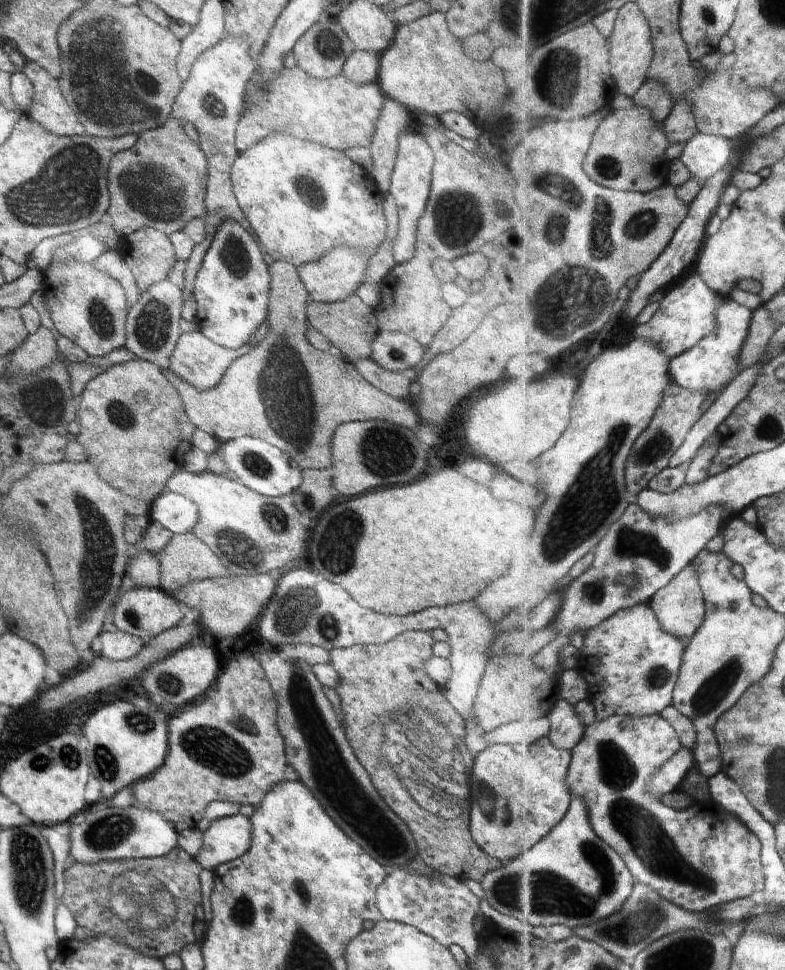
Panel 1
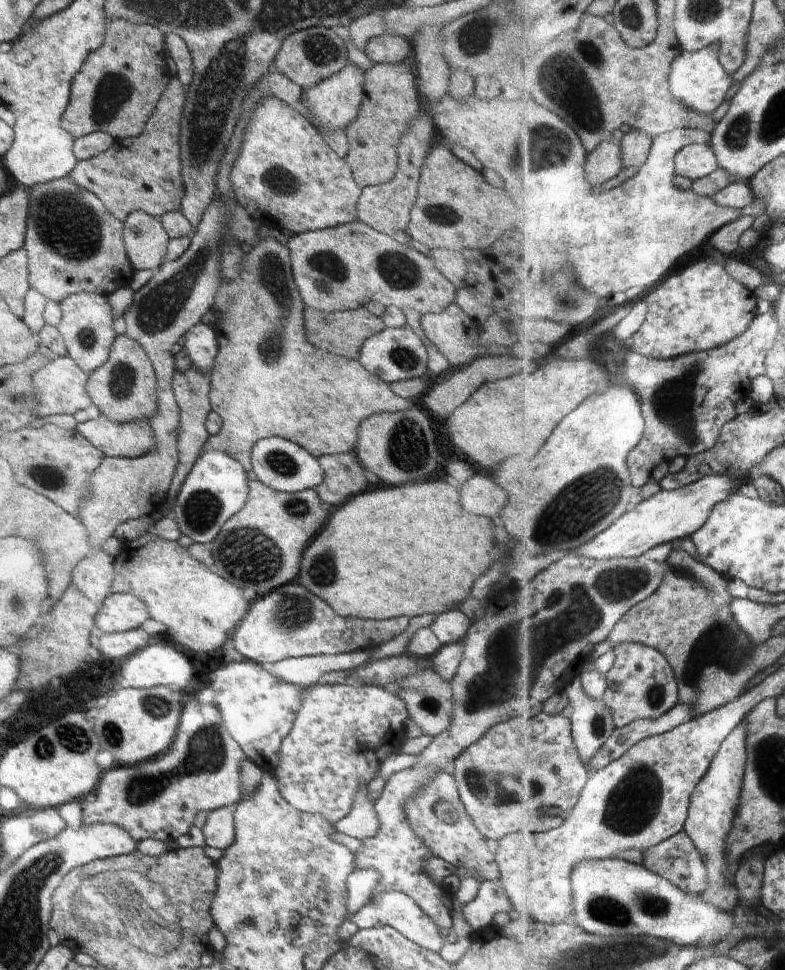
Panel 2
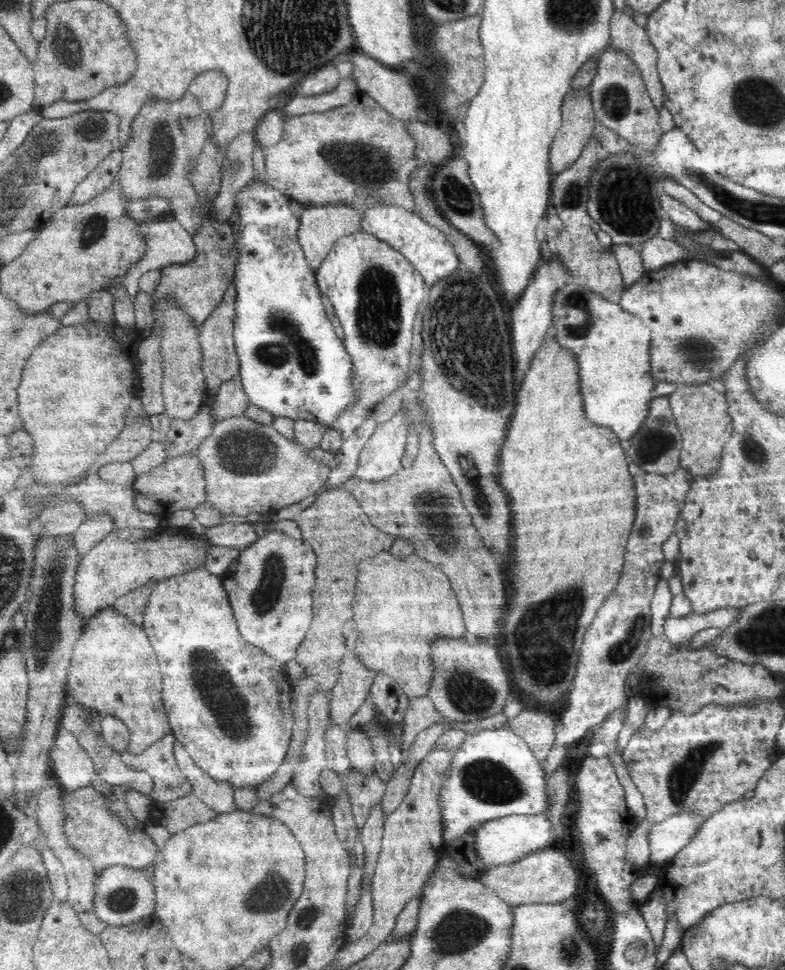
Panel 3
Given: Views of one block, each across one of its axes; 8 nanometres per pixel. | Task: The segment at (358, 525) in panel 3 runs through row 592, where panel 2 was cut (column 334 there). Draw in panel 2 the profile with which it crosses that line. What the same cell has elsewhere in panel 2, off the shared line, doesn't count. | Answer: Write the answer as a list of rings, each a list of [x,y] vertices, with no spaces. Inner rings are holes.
[[[364,307],[351,311],[325,313],[313,308],[304,310],[305,333],[308,340],[319,349],[340,355],[355,361],[360,358],[359,350],[362,343],[371,336],[382,332],[386,326],[382,318],[378,318]]]

